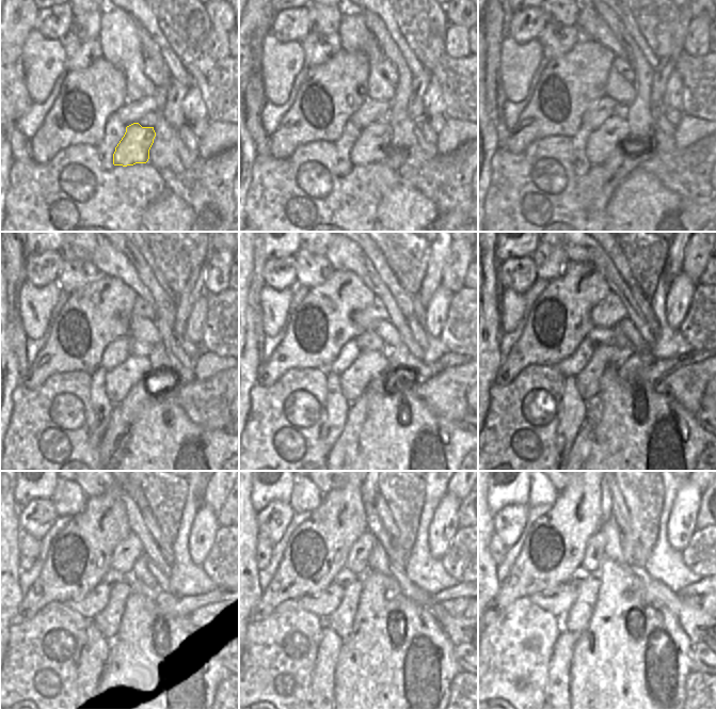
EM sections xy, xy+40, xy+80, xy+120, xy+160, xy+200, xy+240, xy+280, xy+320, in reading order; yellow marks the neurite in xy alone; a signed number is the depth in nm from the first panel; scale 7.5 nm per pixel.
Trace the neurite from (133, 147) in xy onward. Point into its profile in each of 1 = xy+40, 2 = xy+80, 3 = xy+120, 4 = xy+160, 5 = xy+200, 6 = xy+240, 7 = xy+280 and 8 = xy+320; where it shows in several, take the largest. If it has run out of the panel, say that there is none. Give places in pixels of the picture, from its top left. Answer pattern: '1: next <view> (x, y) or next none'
1: next xy+40 (372, 142)
2: next xy+80 (602, 141)
3: next xy+120 (120, 380)
4: next xy+160 (369, 365)
5: next xy+200 (588, 380)
6: next xy+240 (108, 620)
7: next xy+280 (341, 619)
8: next xy+320 (577, 618)

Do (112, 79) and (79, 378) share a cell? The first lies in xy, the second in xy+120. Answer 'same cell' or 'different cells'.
different cells

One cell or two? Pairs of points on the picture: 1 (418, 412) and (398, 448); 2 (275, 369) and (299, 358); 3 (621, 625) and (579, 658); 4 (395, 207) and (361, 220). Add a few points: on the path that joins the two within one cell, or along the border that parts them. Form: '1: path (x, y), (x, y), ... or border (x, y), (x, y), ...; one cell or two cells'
1: path (414, 421), (402, 435), (402, 440); one cell
2: path (281, 364), (289, 358), (293, 358); one cell
3: path (611, 635), (590, 657); one cell
4: border (386, 192), (378, 207), (375, 220); two cells

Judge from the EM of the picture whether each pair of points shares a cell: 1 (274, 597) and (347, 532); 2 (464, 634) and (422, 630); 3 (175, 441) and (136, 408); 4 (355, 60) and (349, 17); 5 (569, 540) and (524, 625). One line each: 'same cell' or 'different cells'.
1: same cell
2: different cells
3: different cells
4: different cells
5: different cells

